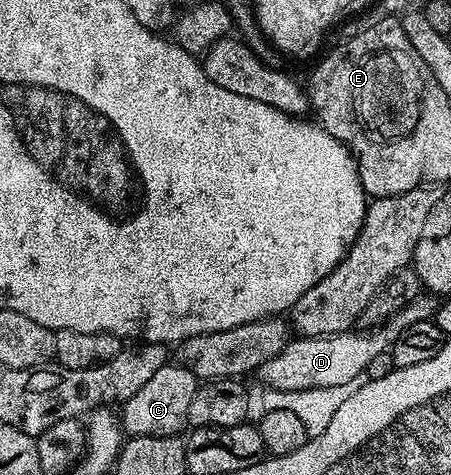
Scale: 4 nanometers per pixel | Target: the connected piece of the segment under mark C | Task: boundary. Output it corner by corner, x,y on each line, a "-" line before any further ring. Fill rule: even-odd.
170,362
157,371
146,384
129,400
124,401
119,412
119,423
130,437
134,436
177,436
181,427
186,427
189,407
195,402
199,381
180,363

